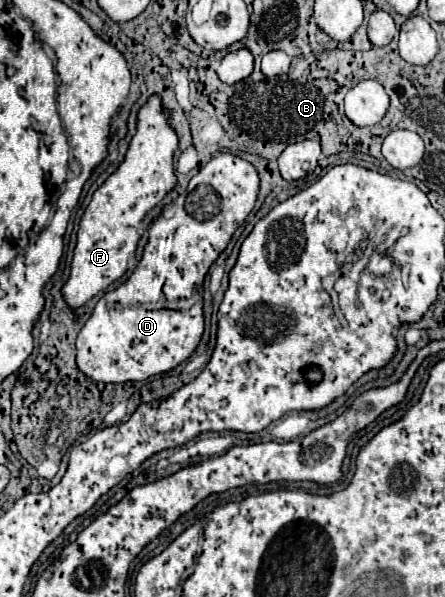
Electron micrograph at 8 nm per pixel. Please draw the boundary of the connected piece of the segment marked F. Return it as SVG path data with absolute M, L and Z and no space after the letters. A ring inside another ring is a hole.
M152 94L138 110L136 134L130 140L124 160L118 164L116 172L110 174L106 182L94 192L88 208L82 214L70 264L70 276L62 286L62 298L72 310L84 306L90 298L124 276L128 260L136 254L136 246L140 240L138 228L144 216L156 204L160 204L164 196L176 186L176 148L178 134L170 126L170 120L162 106L162 98L158 94Z

